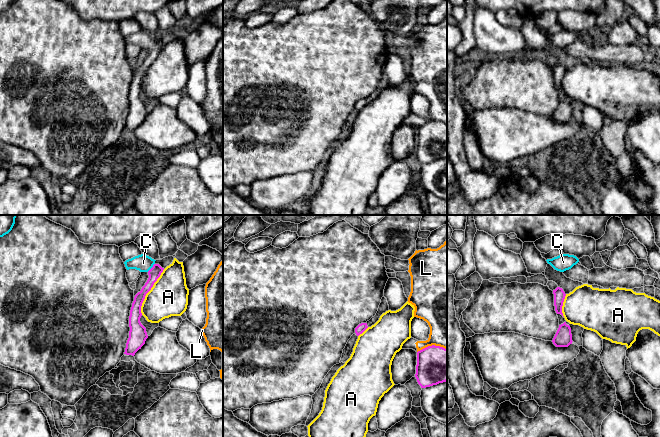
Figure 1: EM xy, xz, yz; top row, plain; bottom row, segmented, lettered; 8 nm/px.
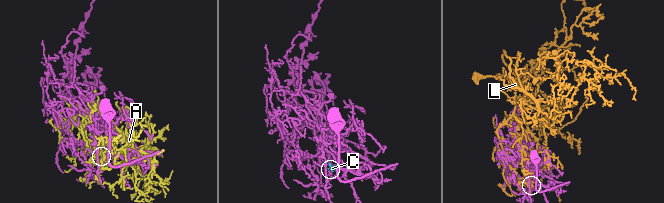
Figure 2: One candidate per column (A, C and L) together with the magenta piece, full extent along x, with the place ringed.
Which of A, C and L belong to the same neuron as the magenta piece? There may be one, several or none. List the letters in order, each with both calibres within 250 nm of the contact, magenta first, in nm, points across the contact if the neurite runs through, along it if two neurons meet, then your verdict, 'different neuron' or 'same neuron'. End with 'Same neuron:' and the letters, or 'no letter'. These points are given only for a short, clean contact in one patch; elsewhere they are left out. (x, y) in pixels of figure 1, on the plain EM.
A: 100/300 nm | different neuron
C: 100/140 nm | across xy (154, 49), (152, 43), (143, 39) | same neuron
L: 300/300 nm | different neuron
Same neuron: C

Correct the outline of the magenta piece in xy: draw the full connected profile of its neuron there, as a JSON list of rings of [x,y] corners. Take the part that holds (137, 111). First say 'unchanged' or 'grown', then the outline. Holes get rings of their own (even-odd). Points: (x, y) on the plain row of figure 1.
grown; [[[141,30],[124,38],[127,46],[136,45],[140,48],[147,48],[149,51],[147,58],[142,63],[141,67],[135,71],[132,79],[129,92],[129,114],[124,128],[126,131],[134,132],[135,129],[145,120],[145,117],[148,114],[146,104],[140,98],[142,92],[141,82],[146,70],[151,66],[154,59],[164,46],[164,44],[159,40],[156,40],[155,37],[156,36],[151,33]]]

